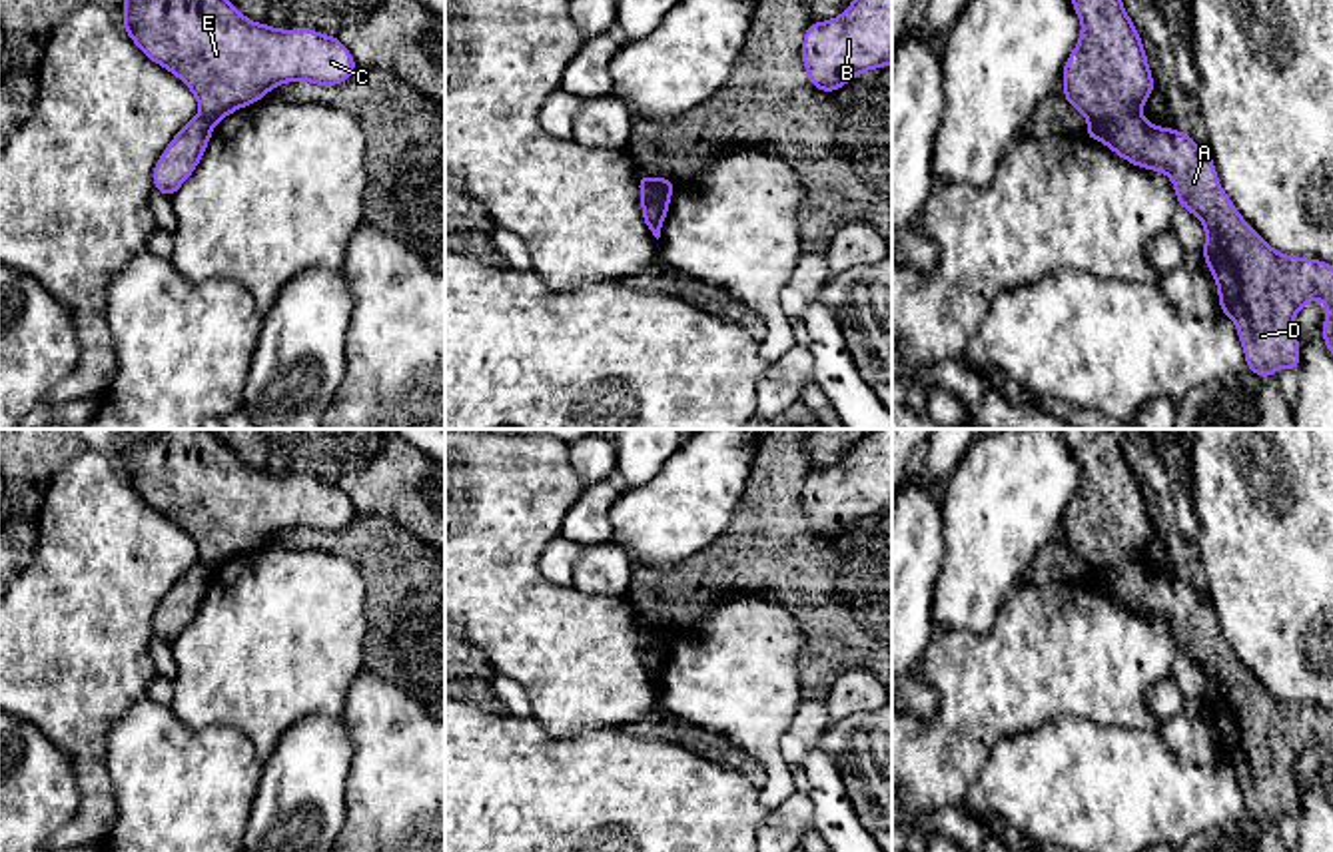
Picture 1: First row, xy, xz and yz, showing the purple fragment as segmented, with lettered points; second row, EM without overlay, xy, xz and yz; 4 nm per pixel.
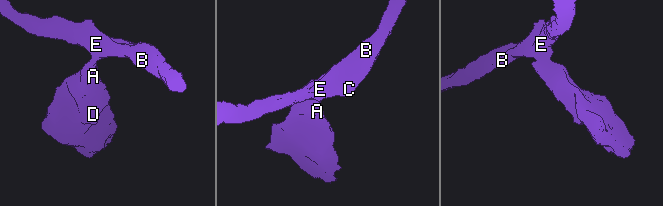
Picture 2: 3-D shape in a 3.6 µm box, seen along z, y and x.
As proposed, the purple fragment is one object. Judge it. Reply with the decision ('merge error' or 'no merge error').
merge error

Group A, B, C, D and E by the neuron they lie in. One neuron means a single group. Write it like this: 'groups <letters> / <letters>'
groups A D / B C E

